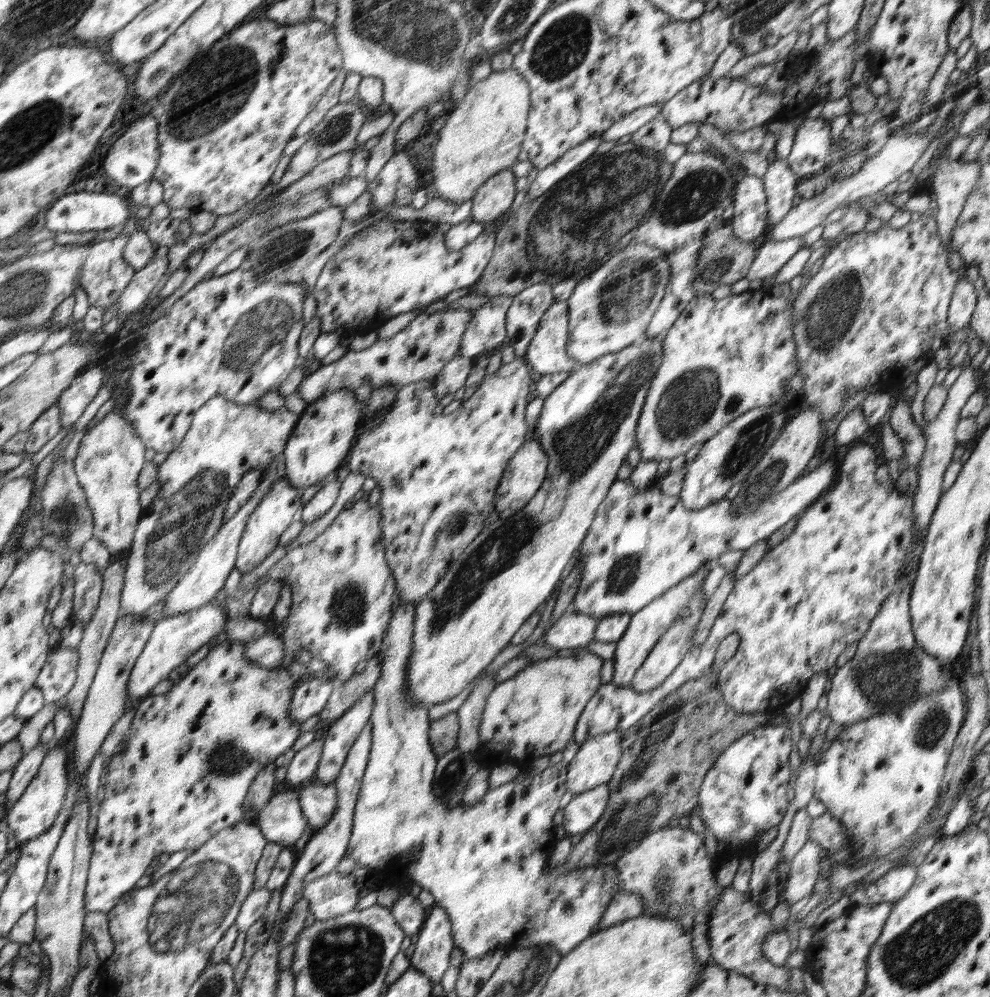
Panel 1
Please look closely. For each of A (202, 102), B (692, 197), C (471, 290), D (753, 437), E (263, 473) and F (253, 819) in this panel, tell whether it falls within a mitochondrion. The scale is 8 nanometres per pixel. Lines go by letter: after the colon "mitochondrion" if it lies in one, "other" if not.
A: mitochondrion
B: mitochondrion
C: other
D: mitochondrion
E: other
F: other

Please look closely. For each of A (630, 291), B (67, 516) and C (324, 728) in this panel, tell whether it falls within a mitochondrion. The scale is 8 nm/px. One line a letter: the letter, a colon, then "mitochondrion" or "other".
A: mitochondrion
B: mitochondrion
C: other

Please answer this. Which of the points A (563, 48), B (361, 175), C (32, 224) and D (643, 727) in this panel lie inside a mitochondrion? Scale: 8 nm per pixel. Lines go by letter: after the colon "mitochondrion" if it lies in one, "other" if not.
A: mitochondrion
B: other
C: other
D: other

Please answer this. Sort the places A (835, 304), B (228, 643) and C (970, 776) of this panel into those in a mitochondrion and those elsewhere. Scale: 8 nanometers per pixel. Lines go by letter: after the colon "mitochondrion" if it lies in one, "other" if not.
A: mitochondrion
B: other
C: other

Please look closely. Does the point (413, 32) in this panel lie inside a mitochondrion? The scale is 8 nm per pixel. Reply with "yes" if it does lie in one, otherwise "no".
yes

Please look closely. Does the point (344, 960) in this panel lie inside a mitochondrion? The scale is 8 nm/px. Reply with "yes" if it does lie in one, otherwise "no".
yes

